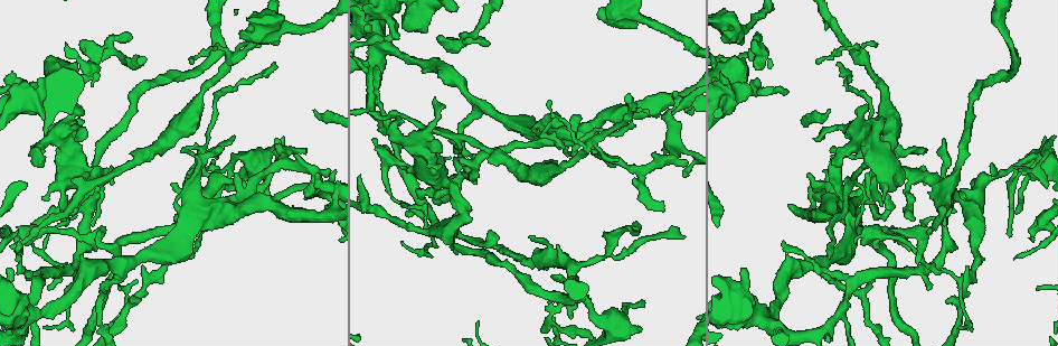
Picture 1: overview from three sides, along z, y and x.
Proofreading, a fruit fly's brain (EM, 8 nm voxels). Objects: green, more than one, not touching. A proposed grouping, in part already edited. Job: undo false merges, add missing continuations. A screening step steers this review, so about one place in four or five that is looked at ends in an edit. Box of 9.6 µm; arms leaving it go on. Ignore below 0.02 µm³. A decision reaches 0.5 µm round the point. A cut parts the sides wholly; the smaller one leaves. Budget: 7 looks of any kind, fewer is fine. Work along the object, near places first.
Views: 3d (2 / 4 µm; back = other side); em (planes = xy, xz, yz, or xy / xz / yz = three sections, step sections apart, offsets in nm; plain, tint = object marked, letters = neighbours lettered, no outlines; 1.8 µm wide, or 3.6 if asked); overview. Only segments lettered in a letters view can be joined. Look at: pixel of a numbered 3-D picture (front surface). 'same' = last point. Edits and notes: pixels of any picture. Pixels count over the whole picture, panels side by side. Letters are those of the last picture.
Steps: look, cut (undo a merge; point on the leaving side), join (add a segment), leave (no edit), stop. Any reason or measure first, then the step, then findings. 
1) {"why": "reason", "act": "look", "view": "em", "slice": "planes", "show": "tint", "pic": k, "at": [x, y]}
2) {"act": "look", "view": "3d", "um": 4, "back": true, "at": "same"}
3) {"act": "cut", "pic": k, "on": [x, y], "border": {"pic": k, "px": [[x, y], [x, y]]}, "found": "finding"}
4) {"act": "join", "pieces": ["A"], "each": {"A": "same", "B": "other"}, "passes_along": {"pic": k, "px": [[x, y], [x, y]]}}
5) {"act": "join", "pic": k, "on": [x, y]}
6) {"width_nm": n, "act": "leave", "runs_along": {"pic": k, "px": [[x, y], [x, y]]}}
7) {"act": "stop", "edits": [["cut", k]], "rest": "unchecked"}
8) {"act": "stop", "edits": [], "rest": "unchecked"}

{"why": "three-way junction", "act": "look", "view": "3d", "um": 2, "back": true, "pic": 1, "at": [573, 270]}

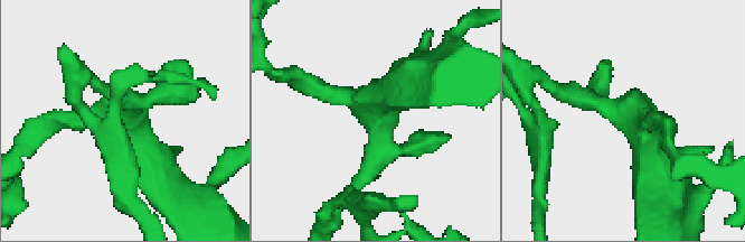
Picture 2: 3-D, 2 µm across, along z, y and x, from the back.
{"why": "need the tissue", "act": "look", "view": "em", "slice": "planes", "show": "letters", "pic": 2, "at": [131, 121]}

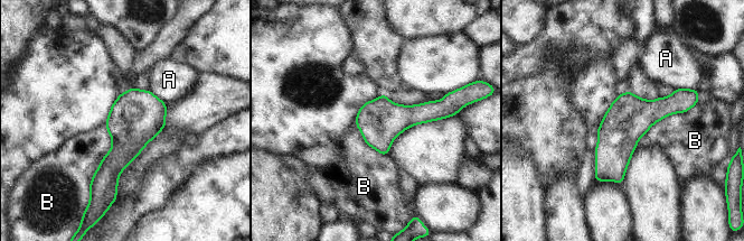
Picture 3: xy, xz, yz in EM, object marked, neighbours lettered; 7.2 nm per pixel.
{"longest_contact_nm": ["B", 550], "act": "leave", "each": {"A": "other", "B": "other"}, "runs_along": {"pic": 3, "px": [[689, 101], [652, 111], [597, 178]]}, "found": "continuous, no second cell"}

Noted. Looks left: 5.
{"act": "look", "view": "3d", "um": 2, "pic": 1, "at": [683, 175]}

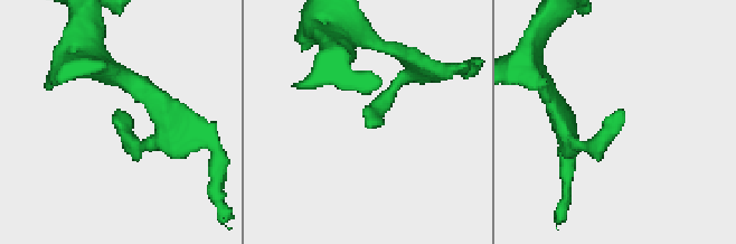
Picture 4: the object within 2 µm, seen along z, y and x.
{"why": "shape alone is not enough", "act": "look", "view": "em", "slice": "xy", "step": 16, "show": "tint", "pic": 4, "at": [115, 111]}

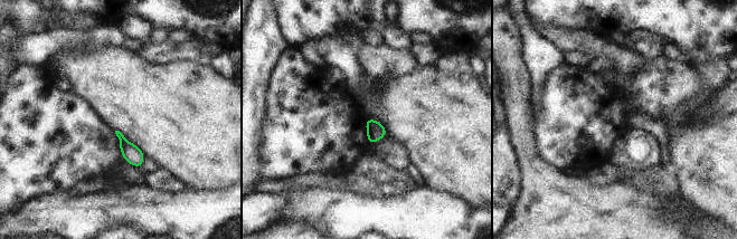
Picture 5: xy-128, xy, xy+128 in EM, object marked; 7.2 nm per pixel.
{"why": "another direction", "act": "look", "view": "em", "slice": "planes", "show": "letters", "at": "same"}

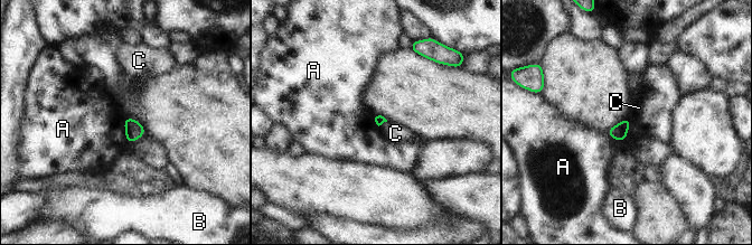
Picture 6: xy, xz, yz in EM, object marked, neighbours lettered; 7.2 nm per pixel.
{"act": "leave", "each": {"A": "other", "B": "other", "C": "other"}, "border": {"pic": 6, "px": [[631, 120], [622, 140], [605, 132]]}, "found": "none of them fits"}

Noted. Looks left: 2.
{"why": "branch stops here", "act": "look", "view": "em", "um": 3.6, "slice": "yz", "step": 16, "show": "letters", "pic": 1, "at": [841, 201]}

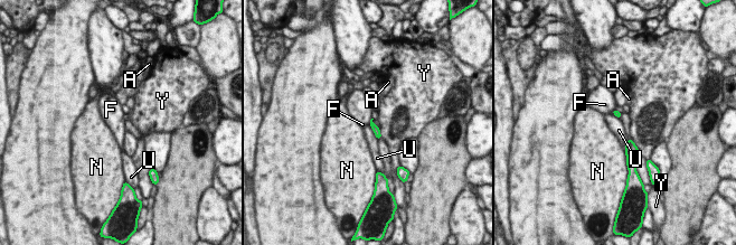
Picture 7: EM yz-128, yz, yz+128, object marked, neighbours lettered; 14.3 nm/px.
{"act": "cut", "pic": 7, "on": [634, 148], "each": {"A": "other", "F": "other", "N": "other", "U": "other", "Y": "other"}, "border": {"pic": 7, "px": [[631, 140], [631, 150], [634, 153]]}, "found": "a second cell is stuck on"}

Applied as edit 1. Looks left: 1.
{"act": "stop", "edits": [["cut", 7]], "rest": "unchecked"}

